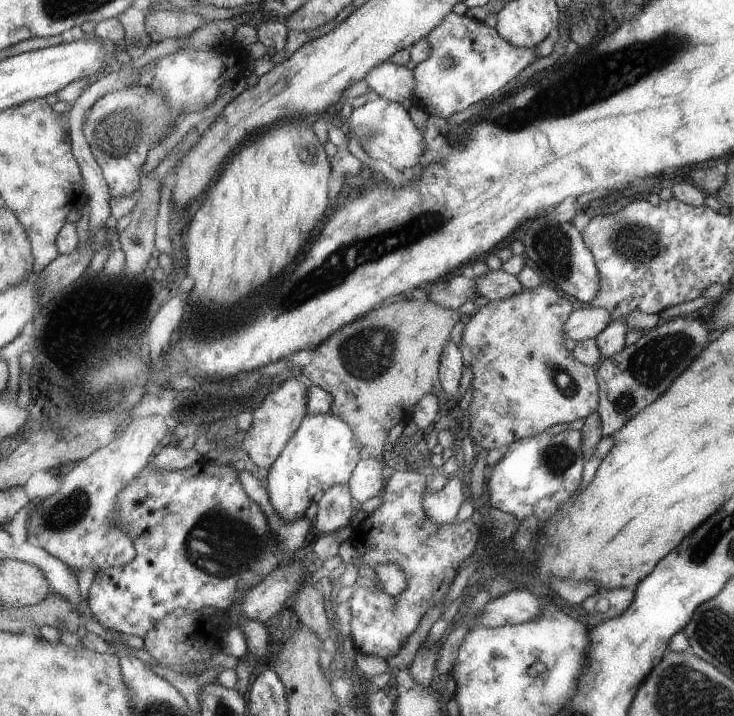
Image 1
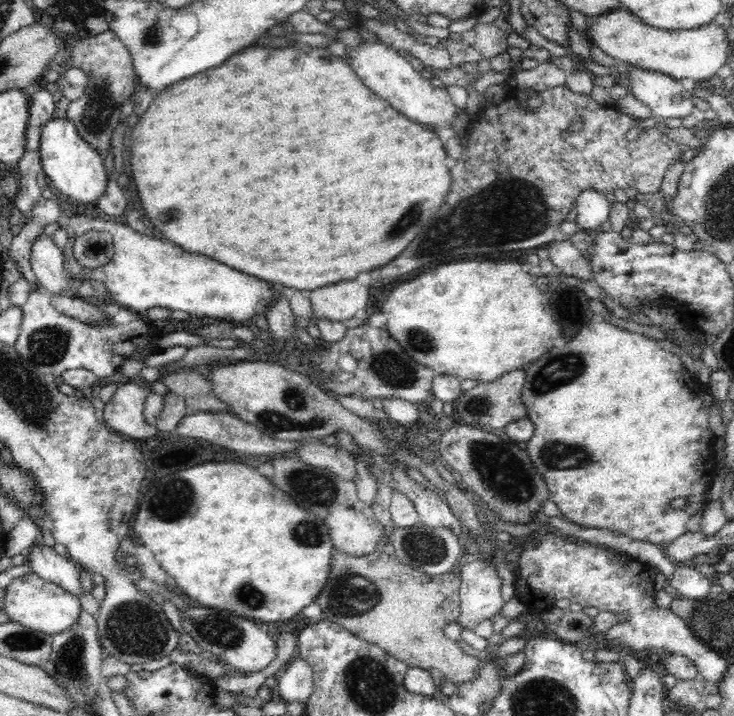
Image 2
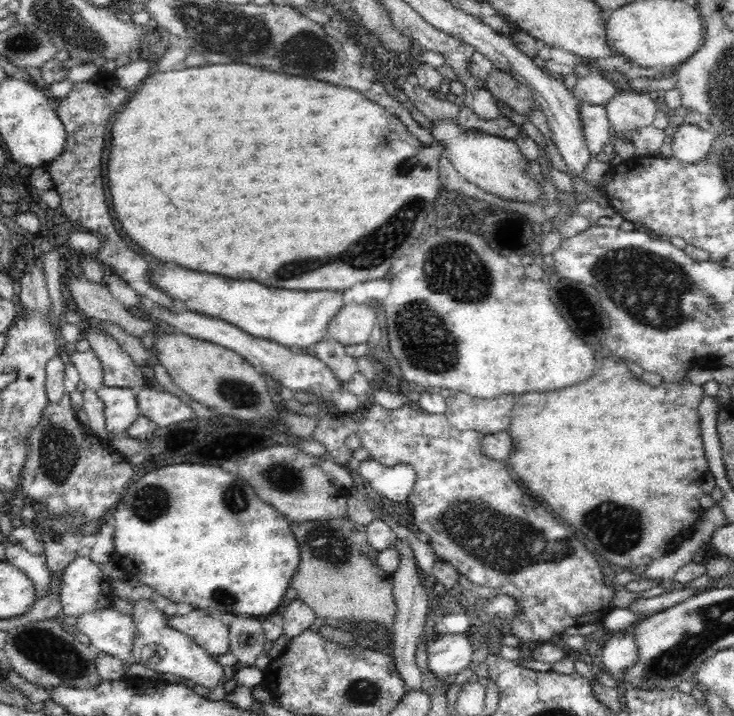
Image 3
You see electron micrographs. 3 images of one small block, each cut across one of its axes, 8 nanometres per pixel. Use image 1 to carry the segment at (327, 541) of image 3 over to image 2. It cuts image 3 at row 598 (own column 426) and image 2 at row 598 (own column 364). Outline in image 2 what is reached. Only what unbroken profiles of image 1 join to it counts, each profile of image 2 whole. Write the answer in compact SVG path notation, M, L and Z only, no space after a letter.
M382 536L376 548L363 557L350 556L333 550L330 561L329 578L325 587L319 592L315 602L320 606L322 621L339 624L342 628L353 632L358 638L378 645L394 658L405 662L409 667L424 669L436 668L444 674L444 678L452 682L470 682L476 678L483 656L464 654L457 642L444 635L444 627L455 622L460 614L459 588L461 577L456 572L441 575L429 575L418 567L402 564L398 560L390 536Z

